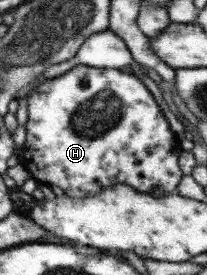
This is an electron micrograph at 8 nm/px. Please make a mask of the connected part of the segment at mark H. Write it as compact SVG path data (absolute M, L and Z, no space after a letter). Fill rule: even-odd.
M78 64L62 75L44 80L28 97L26 143L20 163L37 182L58 186L64 195L88 197L102 187L118 183L130 185L140 193L162 190L176 193L183 173L178 157L180 141L170 131L162 110L146 85L129 70L106 69Z

